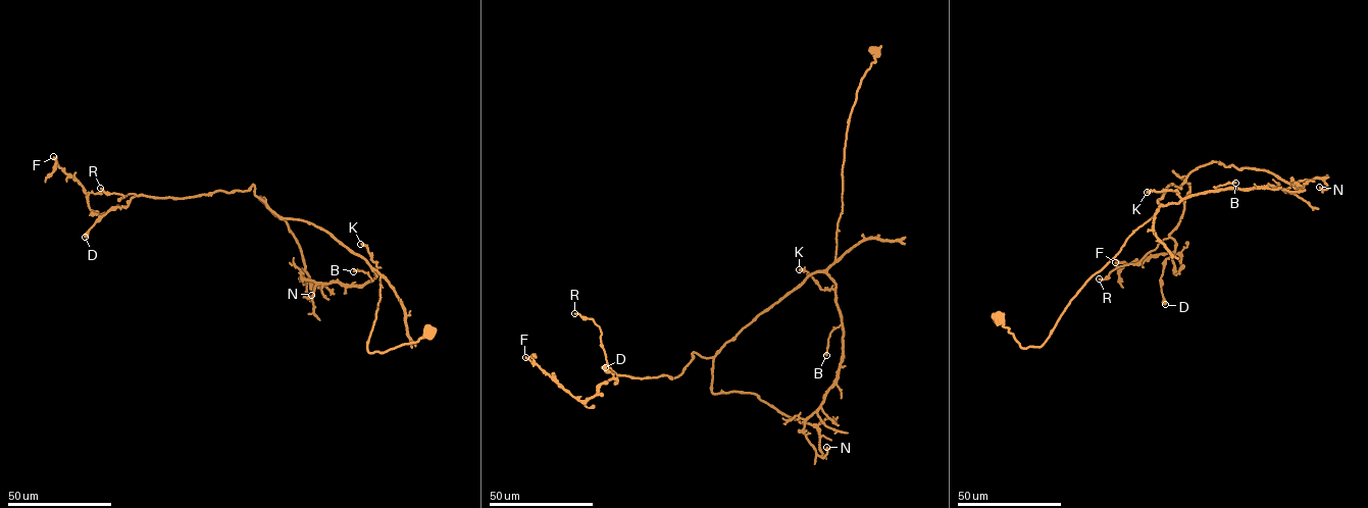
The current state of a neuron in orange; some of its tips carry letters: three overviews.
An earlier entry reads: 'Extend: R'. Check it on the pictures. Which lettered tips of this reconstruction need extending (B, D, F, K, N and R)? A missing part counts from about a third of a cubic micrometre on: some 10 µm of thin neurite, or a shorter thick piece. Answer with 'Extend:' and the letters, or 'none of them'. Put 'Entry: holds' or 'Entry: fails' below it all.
Extend: R
Entry: holds

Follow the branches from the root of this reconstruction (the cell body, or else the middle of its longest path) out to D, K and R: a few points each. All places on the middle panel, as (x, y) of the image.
D: (874, 51), (848, 120), (832, 263), (713, 356), (693, 352), (677, 376), (620, 374), (616, 383), (605, 367)
K: (874, 51), (875, 61), (861, 81), (848, 120), (836, 255), (826, 272), (836, 289), (821, 289), (799, 269)
R: (874, 51), (848, 120), (832, 263), (713, 356), (693, 352), (671, 378), (616, 374), (599, 327), (574, 313)

